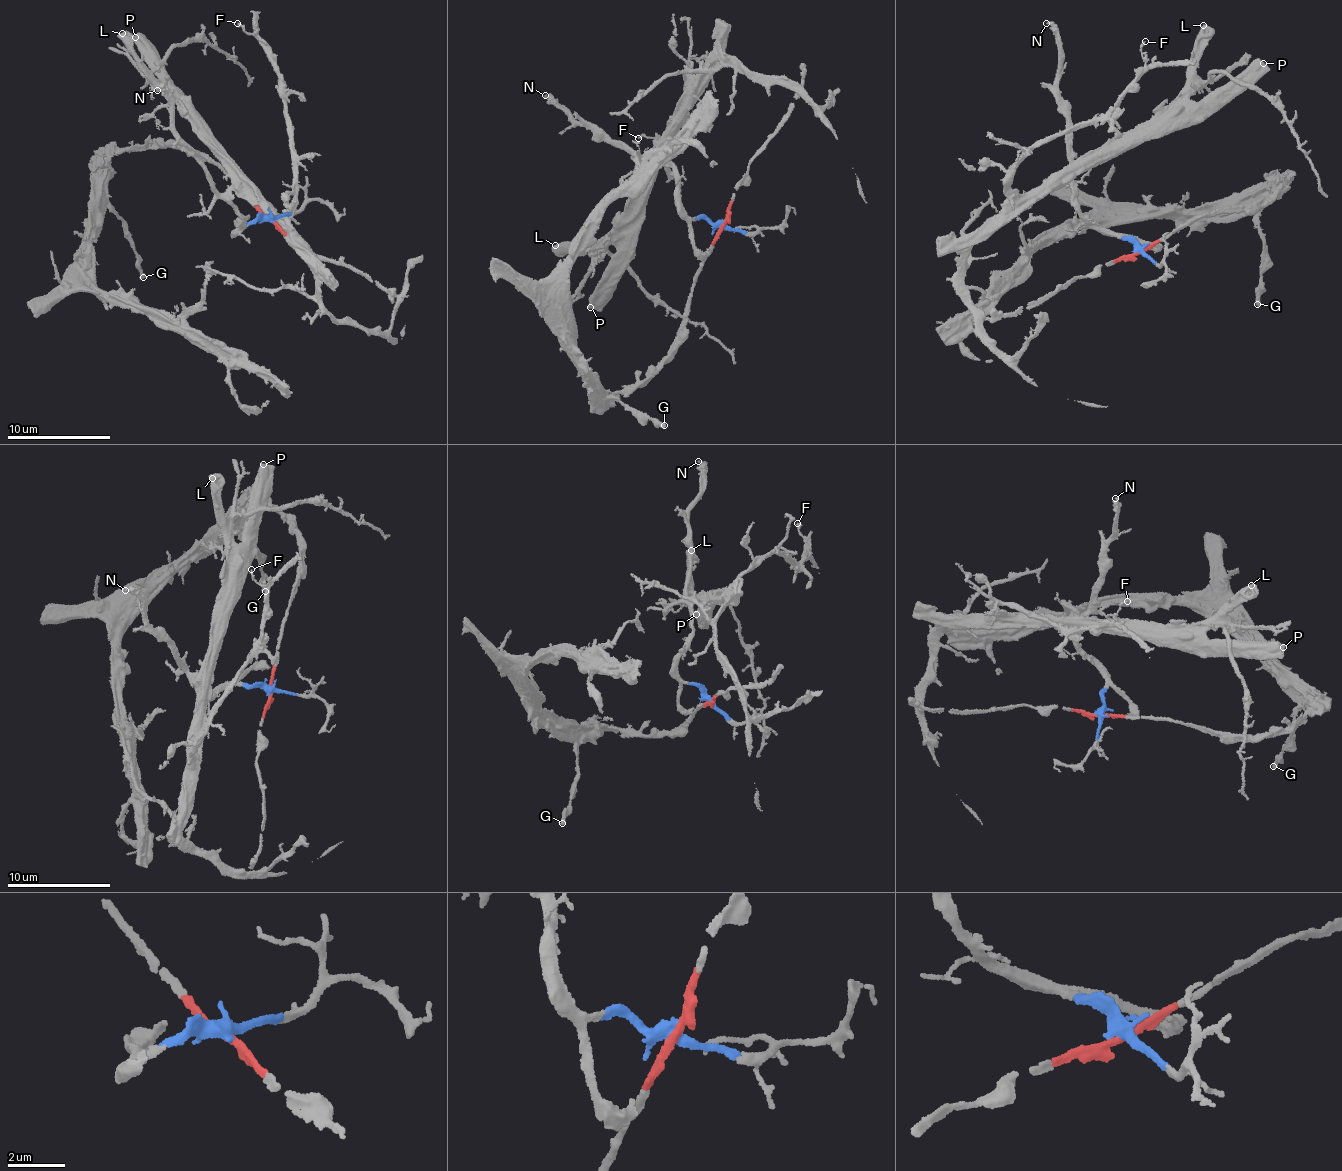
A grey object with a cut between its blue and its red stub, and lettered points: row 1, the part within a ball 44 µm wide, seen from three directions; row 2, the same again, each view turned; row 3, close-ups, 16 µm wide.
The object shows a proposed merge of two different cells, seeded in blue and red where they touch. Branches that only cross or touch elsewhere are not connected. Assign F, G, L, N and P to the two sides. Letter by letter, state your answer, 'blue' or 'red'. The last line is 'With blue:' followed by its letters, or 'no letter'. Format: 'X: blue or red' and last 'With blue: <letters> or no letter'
F: blue
G: red
L: blue
N: blue
P: blue
With blue: F, L, N, P

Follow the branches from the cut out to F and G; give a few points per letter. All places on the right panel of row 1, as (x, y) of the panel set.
F: (1138, 250), (1080, 212), (1071, 175), (1021, 194), (1009, 182), (1039, 145), (1105, 113), (1133, 86), (1145, 40)
G: (1138, 252), (1195, 218), (1252, 207), (1280, 193), (1280, 178), (1276, 196), (1259, 216), (1265, 266), (1258, 305)

